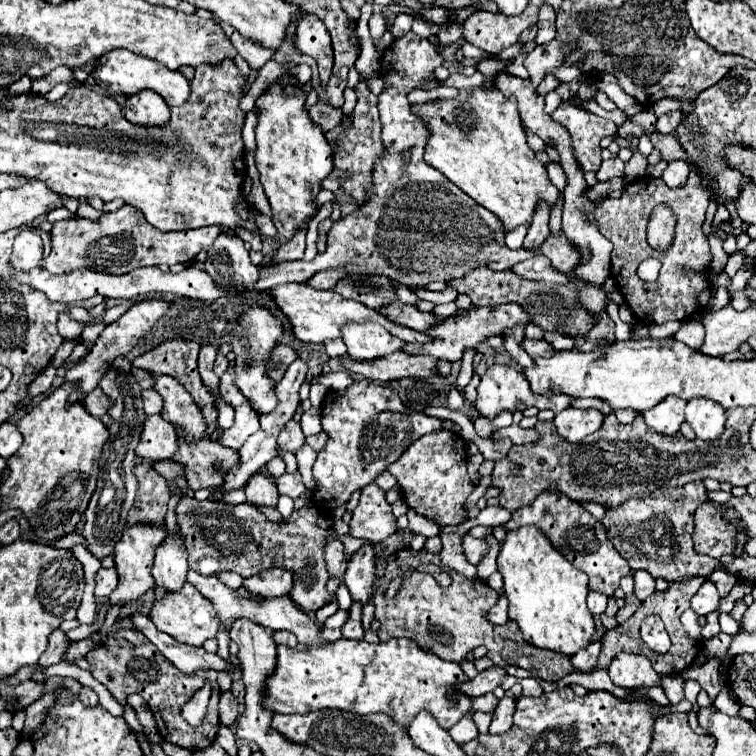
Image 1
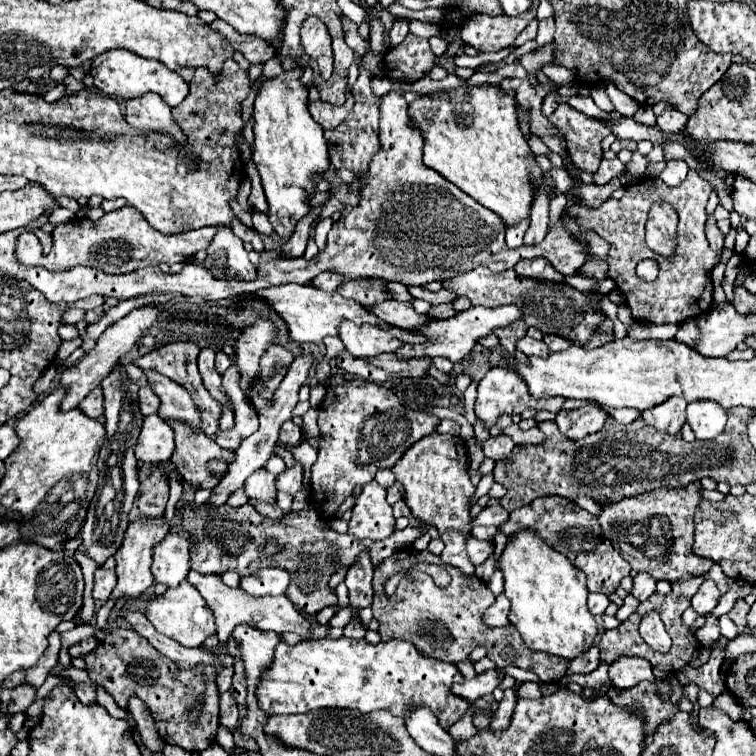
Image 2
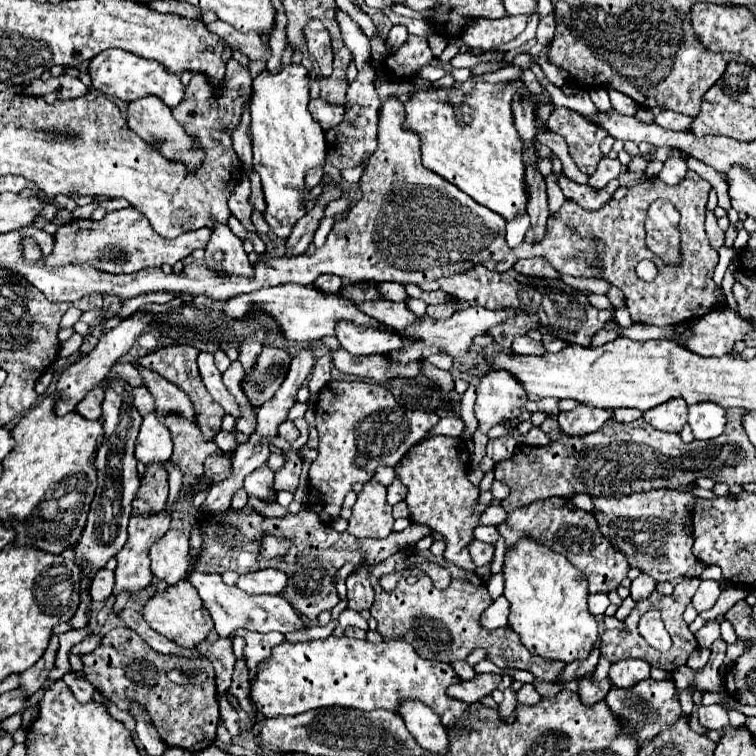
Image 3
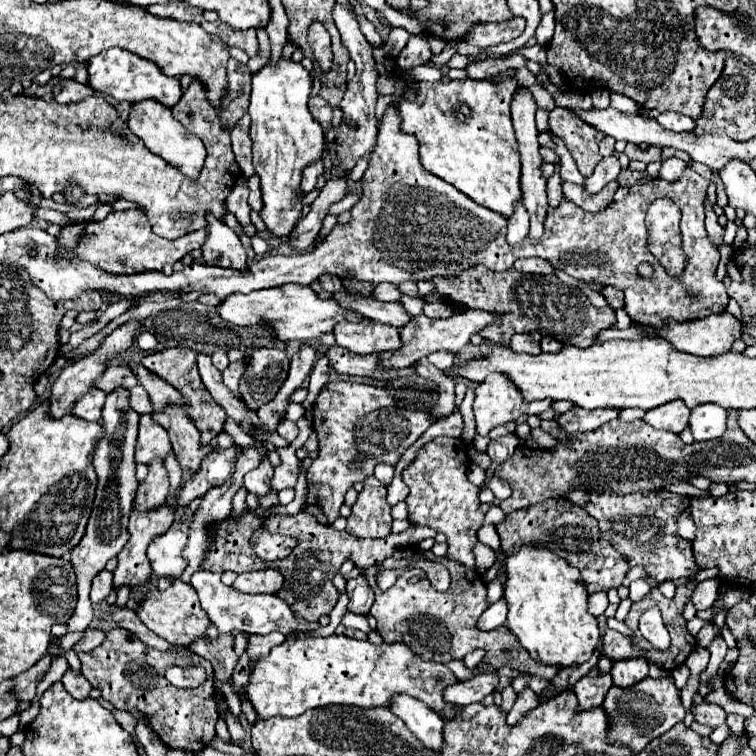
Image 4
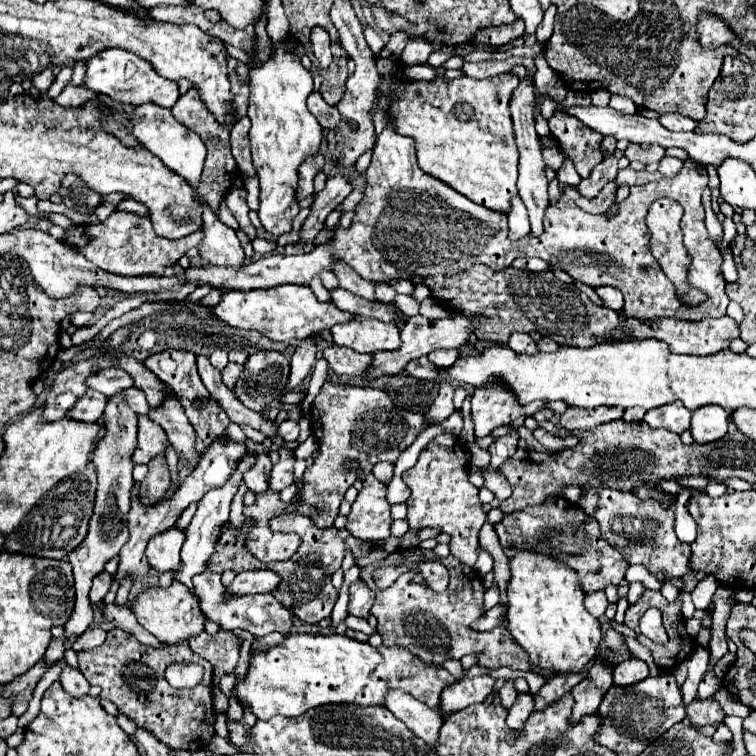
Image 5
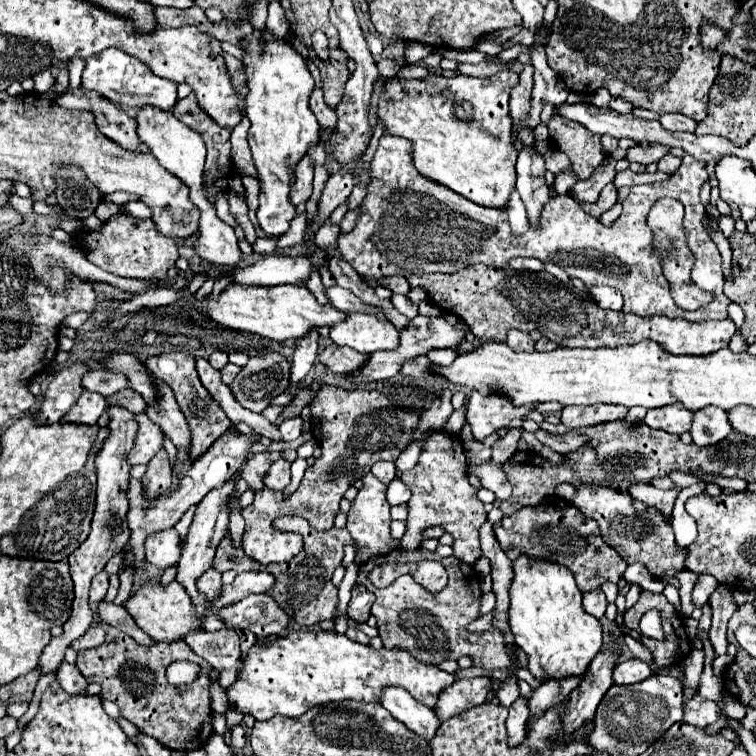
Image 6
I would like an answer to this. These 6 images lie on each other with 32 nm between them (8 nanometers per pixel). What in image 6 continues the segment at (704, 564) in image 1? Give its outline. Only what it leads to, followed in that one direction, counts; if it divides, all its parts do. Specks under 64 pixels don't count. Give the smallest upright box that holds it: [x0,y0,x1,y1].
[574,484,688,580]

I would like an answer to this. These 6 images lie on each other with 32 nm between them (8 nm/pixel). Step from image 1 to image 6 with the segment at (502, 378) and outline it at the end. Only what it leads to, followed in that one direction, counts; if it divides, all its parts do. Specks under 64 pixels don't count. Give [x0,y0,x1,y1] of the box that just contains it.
[466,392,536,440]

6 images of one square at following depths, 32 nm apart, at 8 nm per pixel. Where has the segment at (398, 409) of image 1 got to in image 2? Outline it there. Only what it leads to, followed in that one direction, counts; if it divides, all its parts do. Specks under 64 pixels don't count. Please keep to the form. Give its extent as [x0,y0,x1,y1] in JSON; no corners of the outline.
[312,380,440,516]

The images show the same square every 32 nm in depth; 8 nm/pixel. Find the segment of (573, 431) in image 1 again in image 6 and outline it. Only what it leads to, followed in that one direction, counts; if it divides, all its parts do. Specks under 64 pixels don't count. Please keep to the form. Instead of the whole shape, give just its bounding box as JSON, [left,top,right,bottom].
[560,404,628,430]

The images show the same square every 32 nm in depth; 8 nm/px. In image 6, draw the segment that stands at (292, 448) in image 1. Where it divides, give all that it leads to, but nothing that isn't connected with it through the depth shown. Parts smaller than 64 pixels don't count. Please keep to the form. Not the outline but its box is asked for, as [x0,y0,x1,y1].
[280,416,302,440]

